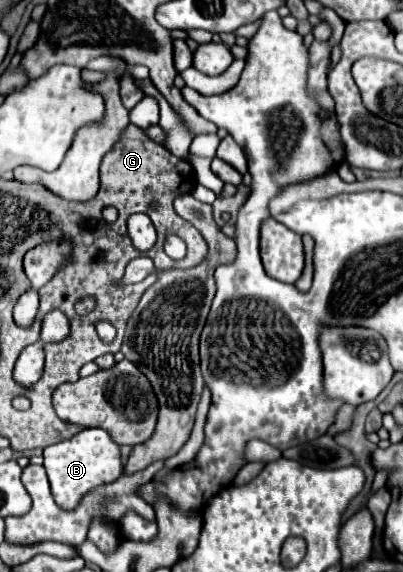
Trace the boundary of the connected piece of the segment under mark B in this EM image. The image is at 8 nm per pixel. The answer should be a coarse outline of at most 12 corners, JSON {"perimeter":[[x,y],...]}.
{"perimeter":[[101,427],[45,447],[55,503],[75,509],[123,475]]}

